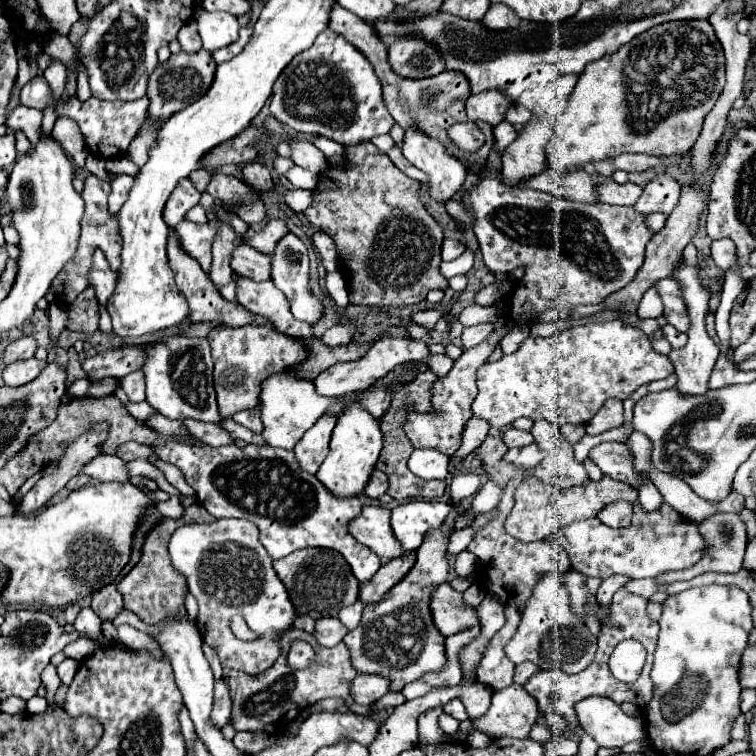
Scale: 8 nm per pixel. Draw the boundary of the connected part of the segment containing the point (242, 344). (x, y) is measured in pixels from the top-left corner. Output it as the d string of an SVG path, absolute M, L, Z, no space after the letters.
M217 326L207 336L211 344L213 364L215 364L215 390L217 390L217 402L219 402L219 414L223 418L229 418L231 414L239 410L251 410L259 404L259 390L261 382L269 378L273 372L287 372L291 366L301 364L307 358L307 348L299 338L281 334L273 326Z

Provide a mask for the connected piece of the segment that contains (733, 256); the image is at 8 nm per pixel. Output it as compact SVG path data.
M729 238L715 240L715 242L711 244L711 256L713 256L715 264L717 264L723 272L727 272L727 270L735 264L735 260L737 260L737 248L735 248L733 240L729 240Z

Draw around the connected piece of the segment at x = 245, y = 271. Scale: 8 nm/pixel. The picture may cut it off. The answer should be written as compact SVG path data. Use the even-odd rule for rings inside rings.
M237 242L235 246L231 268L237 274L251 278L255 282L271 280L271 258L259 254L257 250L251 250L249 246L243 246L241 242Z

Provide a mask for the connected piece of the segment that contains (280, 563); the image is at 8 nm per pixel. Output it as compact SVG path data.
M303 548L281 560L275 560L273 568L285 584L299 616L307 614L315 620L323 616L337 616L341 608L357 602L359 582L339 552L327 548Z

